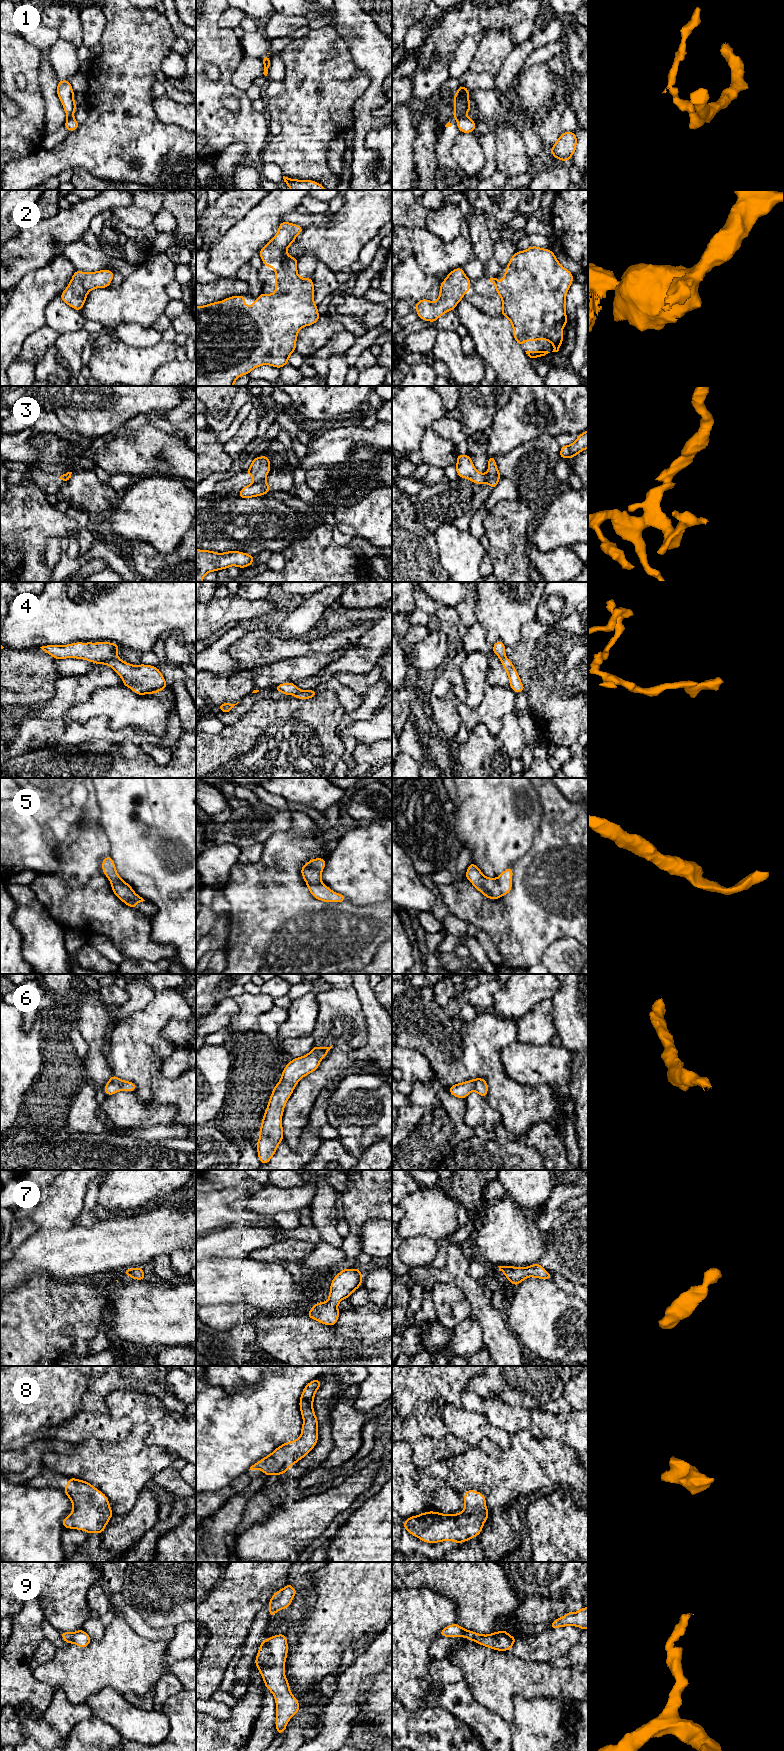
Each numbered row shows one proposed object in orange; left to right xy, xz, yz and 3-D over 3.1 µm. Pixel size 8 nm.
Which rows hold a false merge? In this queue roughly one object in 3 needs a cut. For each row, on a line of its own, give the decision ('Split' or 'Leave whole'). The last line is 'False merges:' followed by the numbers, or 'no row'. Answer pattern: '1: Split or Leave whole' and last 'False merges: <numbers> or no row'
1: Split
2: Leave whole
3: Split
4: Split
5: Leave whole
6: Leave whole
7: Leave whole
8: Leave whole
9: Leave whole
False merges: 1, 3, 4

